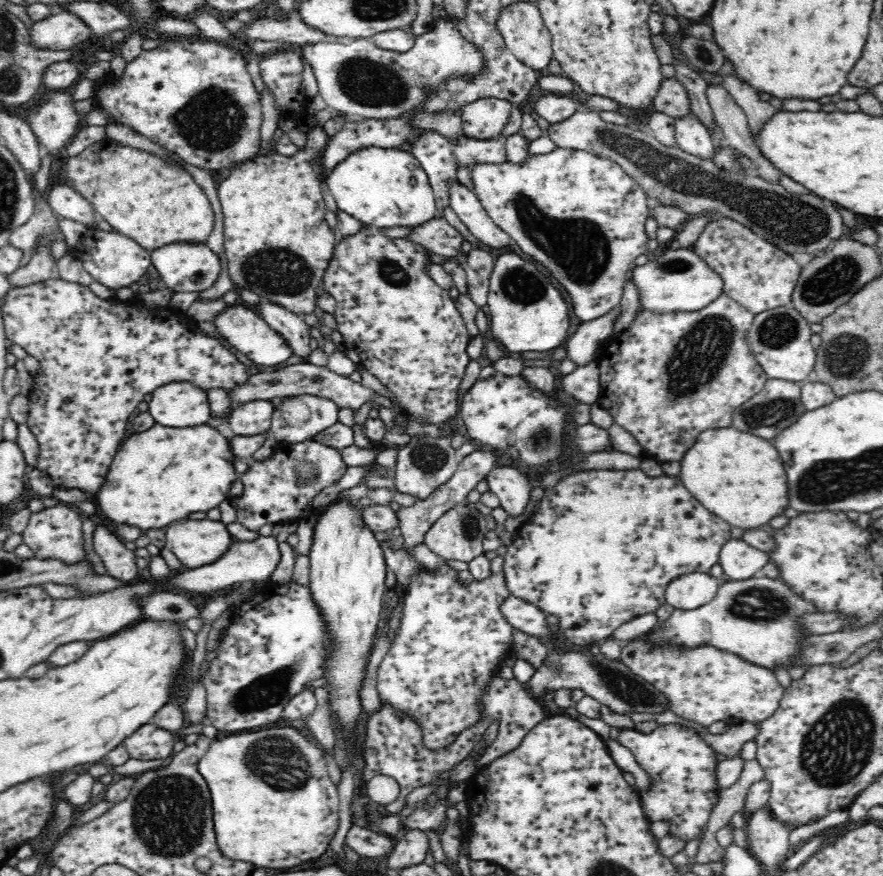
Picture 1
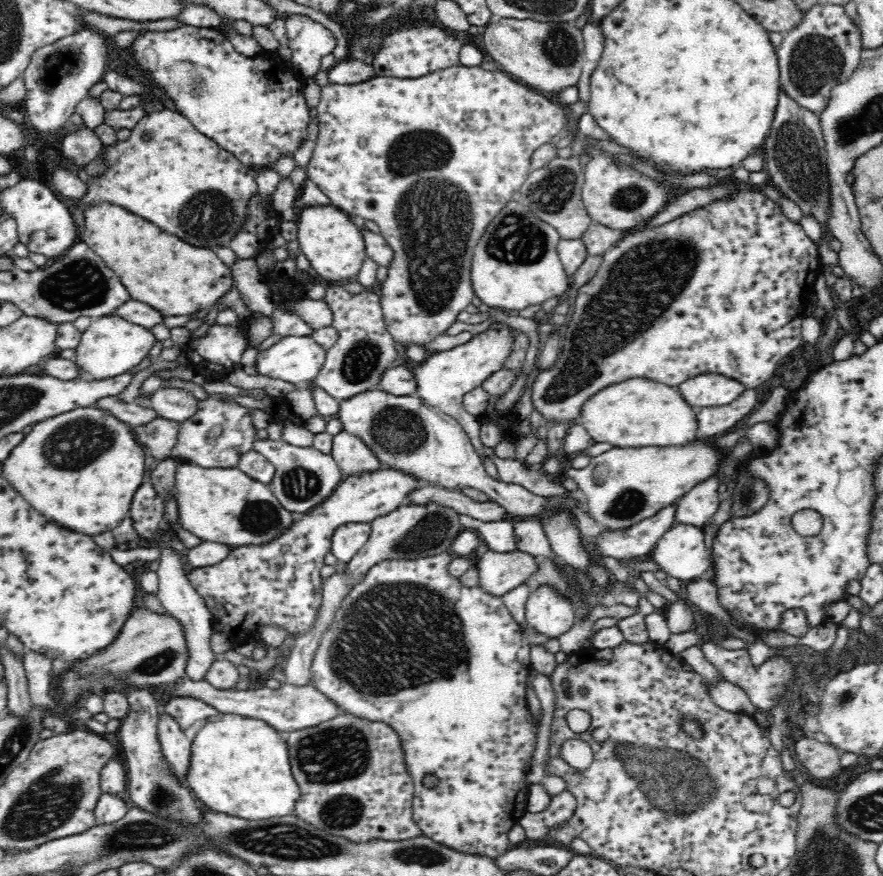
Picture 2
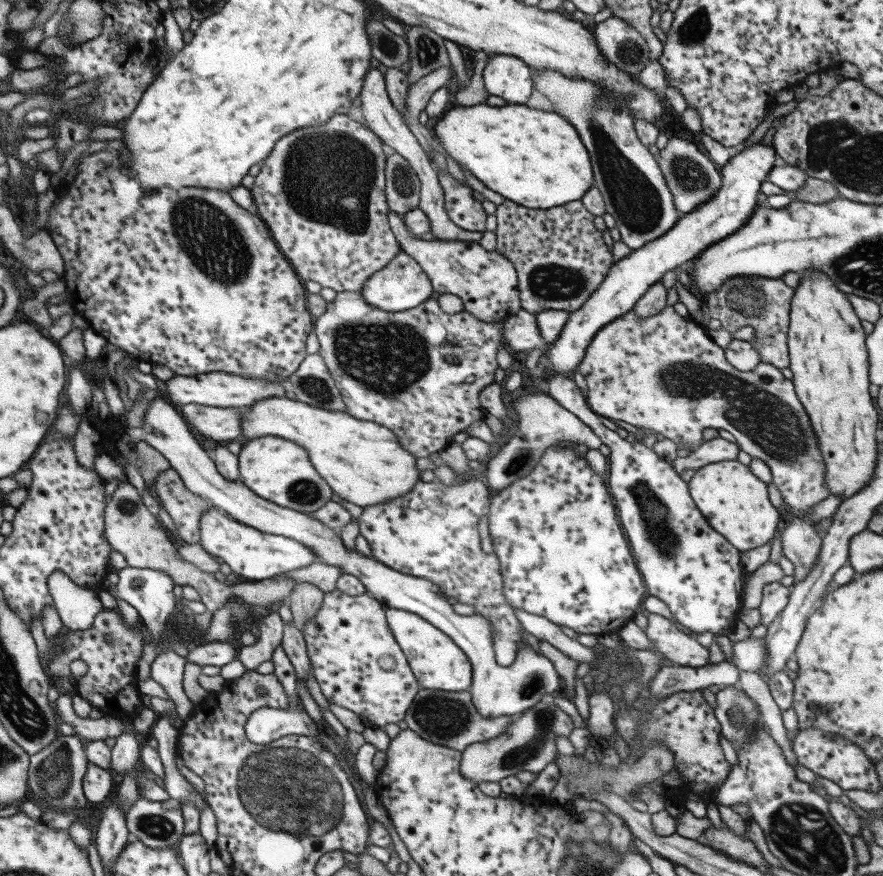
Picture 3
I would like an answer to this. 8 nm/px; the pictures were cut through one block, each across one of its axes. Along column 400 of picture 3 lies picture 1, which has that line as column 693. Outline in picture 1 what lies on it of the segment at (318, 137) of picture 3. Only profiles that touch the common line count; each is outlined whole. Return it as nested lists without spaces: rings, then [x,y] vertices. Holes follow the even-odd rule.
[[[717,218],[706,225],[693,251],[722,277],[723,293],[739,302],[753,316],[790,305],[800,266],[792,255],[754,234],[750,228],[732,219]]]

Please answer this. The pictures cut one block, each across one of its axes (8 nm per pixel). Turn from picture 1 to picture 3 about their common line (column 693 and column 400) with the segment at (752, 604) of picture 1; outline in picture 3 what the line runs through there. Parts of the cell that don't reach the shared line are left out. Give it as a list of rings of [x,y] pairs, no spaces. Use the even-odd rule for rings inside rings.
[[[384,607],[384,615],[393,639],[400,647],[420,688],[445,692],[468,690],[471,684],[471,666],[463,652],[447,635],[413,612]]]

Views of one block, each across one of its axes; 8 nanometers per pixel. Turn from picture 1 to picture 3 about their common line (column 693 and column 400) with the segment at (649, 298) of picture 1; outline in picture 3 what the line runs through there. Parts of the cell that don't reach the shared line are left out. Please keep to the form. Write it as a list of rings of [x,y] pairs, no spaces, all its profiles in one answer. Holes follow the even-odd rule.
[[[399,251],[399,253],[395,253],[395,257],[391,258],[385,267],[371,273],[363,281],[358,293],[367,302],[366,304],[369,304],[372,308],[393,313],[405,311],[422,304],[424,300],[431,296],[432,291],[431,283],[421,266],[409,255]]]

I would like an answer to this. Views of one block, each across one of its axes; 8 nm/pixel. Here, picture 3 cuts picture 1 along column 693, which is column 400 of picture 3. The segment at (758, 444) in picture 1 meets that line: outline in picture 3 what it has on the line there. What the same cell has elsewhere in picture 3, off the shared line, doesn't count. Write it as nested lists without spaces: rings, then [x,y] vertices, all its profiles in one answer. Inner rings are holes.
[[[265,397],[257,400],[253,406],[242,408],[241,436],[239,440],[247,442],[261,436],[279,436],[283,440],[291,440],[307,452],[307,458],[317,474],[327,482],[332,492],[343,500],[355,504],[355,506],[368,507],[373,504],[389,501],[399,495],[403,495],[413,487],[419,479],[420,471],[415,466],[415,456],[411,456],[407,450],[403,450],[397,442],[397,438],[389,428],[366,420],[357,420],[355,417],[343,411],[328,411],[323,408],[315,408],[303,401],[286,397]]]

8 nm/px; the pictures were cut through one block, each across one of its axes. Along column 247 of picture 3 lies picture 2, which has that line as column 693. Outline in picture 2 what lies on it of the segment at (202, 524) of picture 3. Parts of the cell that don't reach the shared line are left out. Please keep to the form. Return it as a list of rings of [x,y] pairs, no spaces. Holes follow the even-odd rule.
[[[675,524],[662,536],[652,552],[657,570],[670,577],[695,581],[704,579],[709,560],[708,536],[703,529]]]

